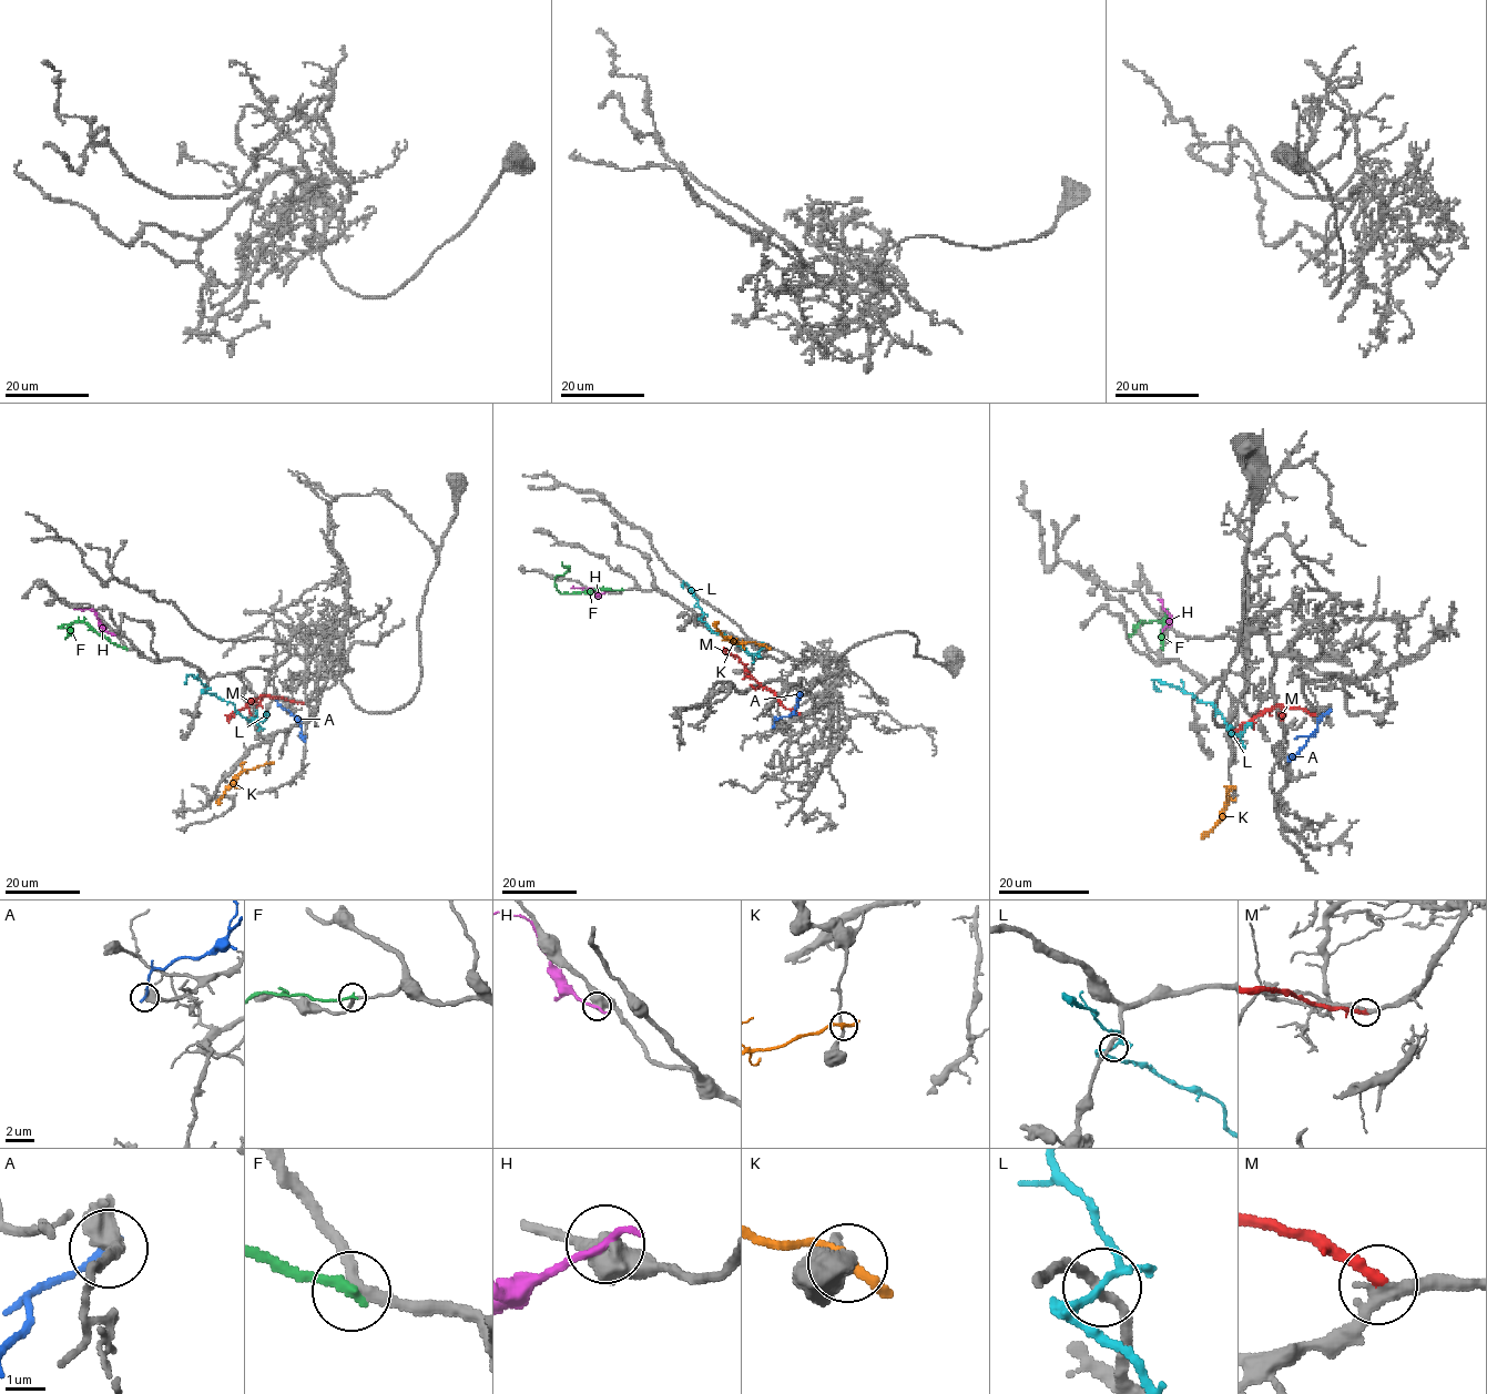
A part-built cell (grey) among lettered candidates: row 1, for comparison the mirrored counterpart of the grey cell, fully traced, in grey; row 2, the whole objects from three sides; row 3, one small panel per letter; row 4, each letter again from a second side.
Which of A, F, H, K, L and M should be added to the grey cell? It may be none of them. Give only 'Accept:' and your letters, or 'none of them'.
Accept: M

